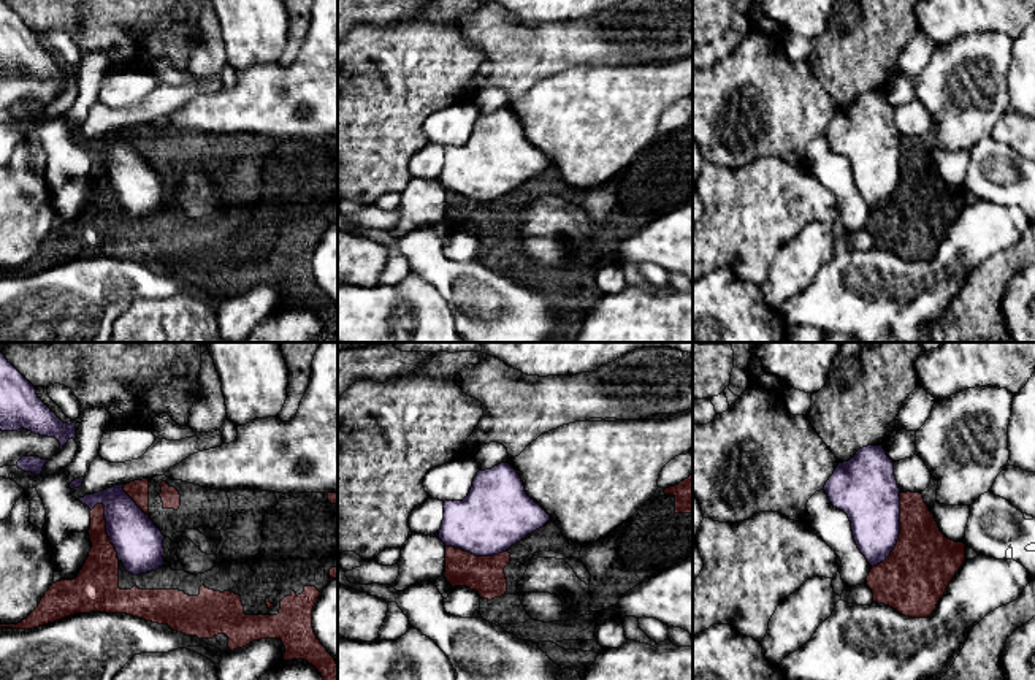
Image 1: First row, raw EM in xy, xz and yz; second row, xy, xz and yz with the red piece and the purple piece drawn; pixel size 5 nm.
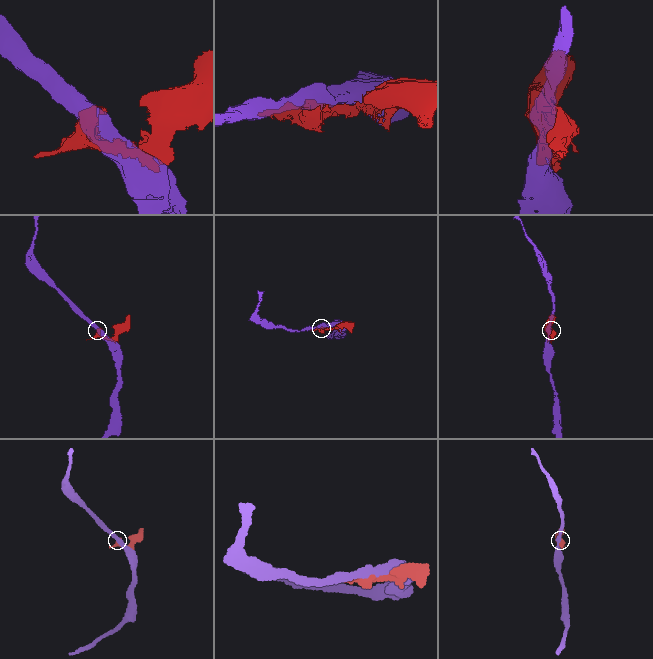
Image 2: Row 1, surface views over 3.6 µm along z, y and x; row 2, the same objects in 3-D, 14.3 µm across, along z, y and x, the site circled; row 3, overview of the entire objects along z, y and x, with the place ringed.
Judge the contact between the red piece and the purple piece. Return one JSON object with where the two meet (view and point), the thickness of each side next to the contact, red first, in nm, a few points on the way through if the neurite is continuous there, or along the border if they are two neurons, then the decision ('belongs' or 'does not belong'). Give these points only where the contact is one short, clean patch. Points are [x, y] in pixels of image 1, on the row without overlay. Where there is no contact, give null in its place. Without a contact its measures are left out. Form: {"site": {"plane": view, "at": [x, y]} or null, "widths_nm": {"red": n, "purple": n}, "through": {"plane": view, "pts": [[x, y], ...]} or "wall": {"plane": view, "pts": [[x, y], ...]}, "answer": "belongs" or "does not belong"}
{"site": {"plane": "yz", "at": [901, 178]}, "widths_nm": {"red": 340, "purple": 300}, "answer": "does not belong"}

